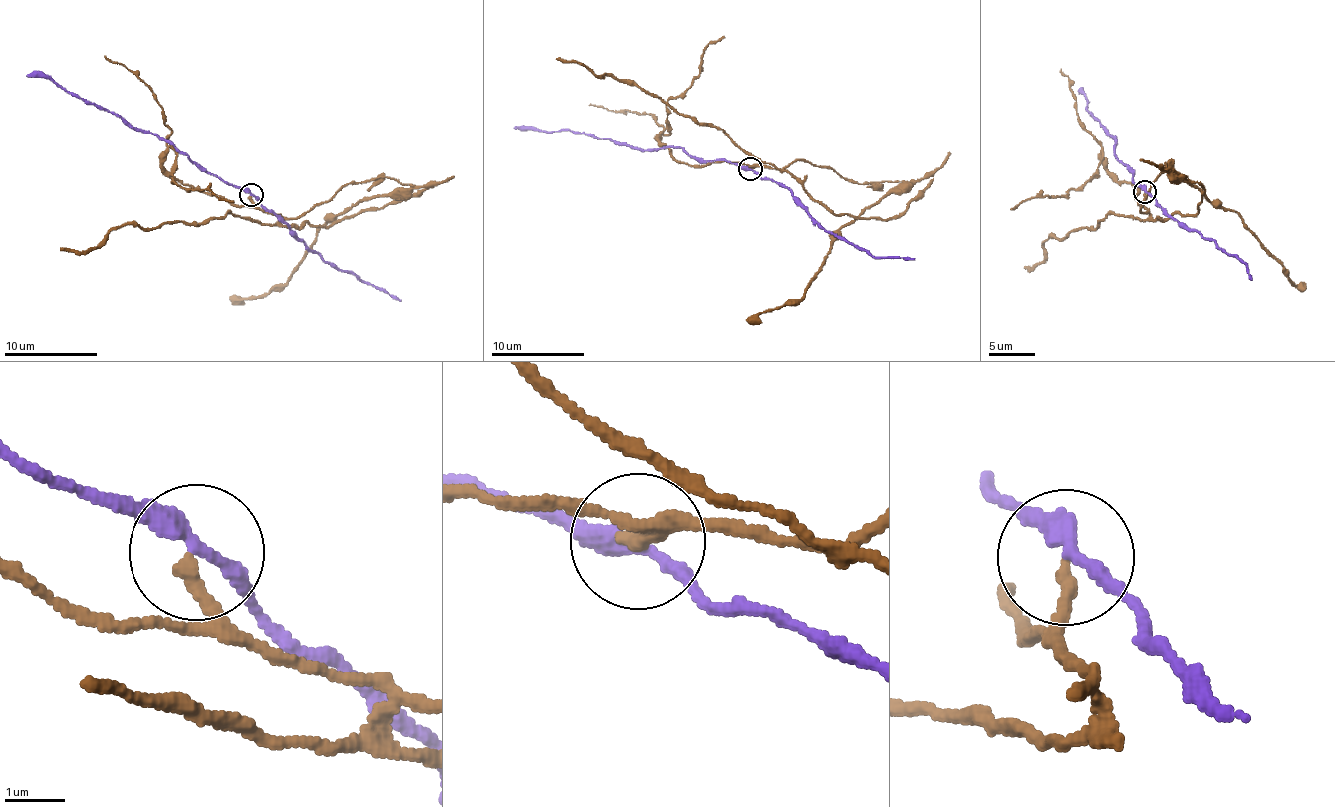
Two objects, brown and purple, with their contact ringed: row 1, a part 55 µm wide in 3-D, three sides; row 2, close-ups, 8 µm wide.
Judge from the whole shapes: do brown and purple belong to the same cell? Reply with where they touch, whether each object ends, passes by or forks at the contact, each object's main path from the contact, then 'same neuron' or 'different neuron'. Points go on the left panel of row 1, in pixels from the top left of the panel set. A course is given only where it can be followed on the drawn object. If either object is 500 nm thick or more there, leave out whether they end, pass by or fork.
place (251, 195); brown ends; purple passes by; course brown (250, 195), (257, 207), (299, 218), (349, 183), (401, 185), (363, 196), (323, 225), (285, 284), (230, 301); course purple (250, 195), (200, 171), (185, 154), (152, 134), (143, 134), (120, 117), (55, 86), (49, 79), (26, 76); different neuron

